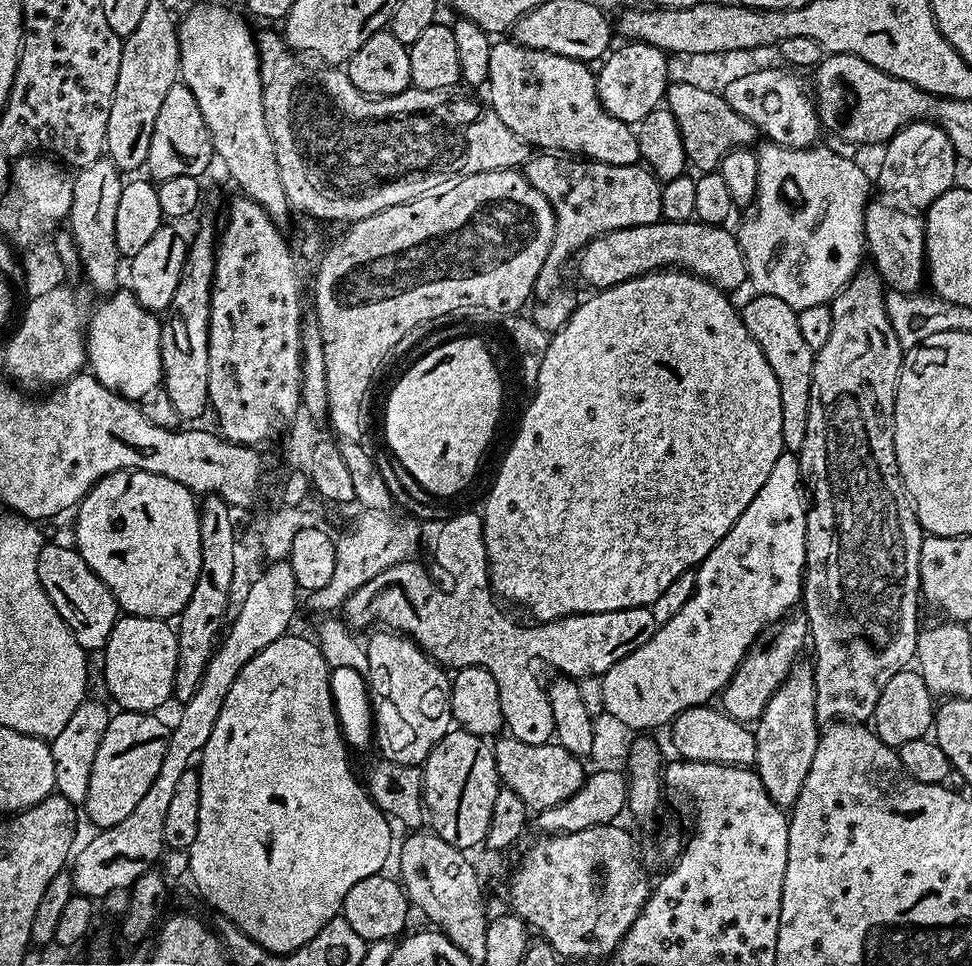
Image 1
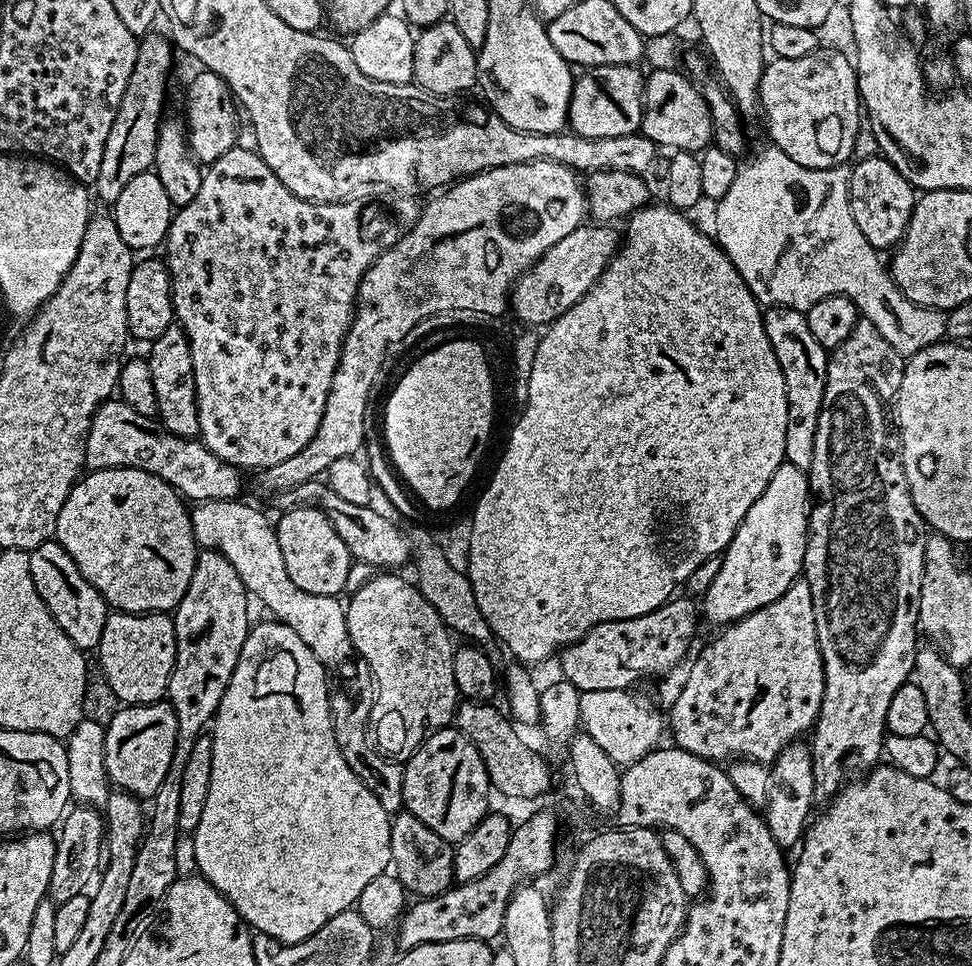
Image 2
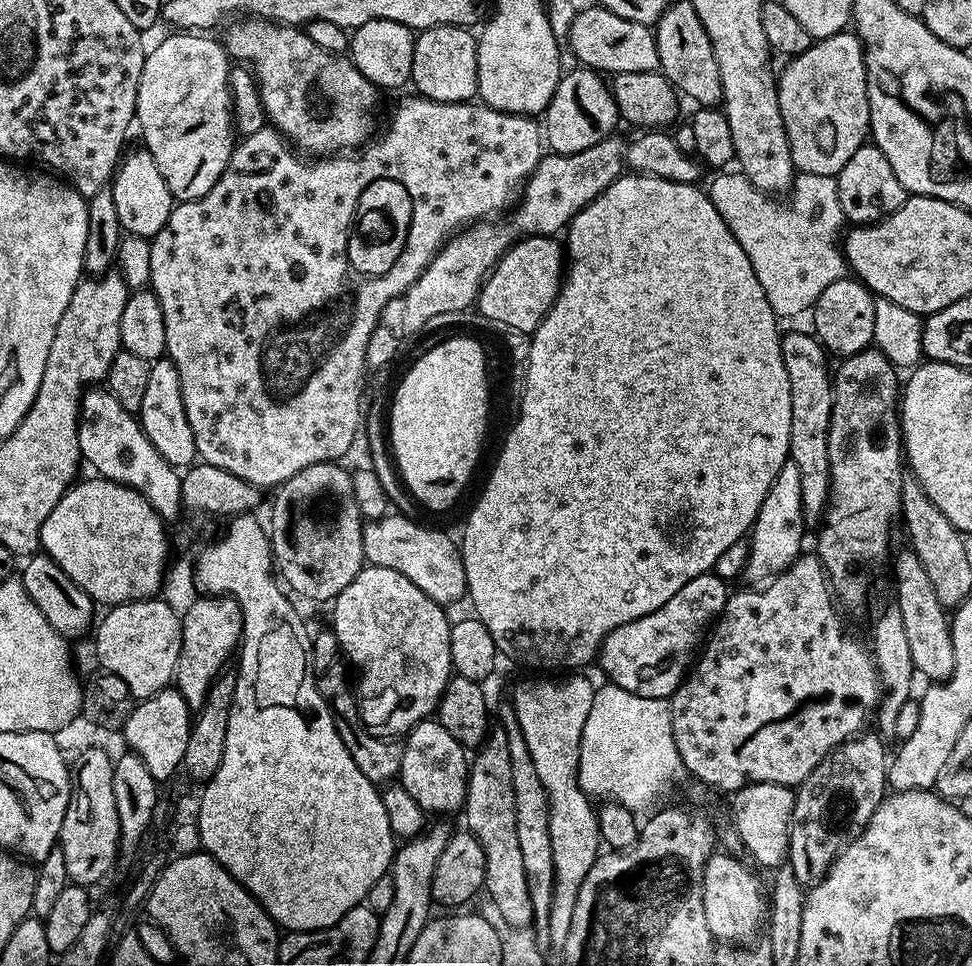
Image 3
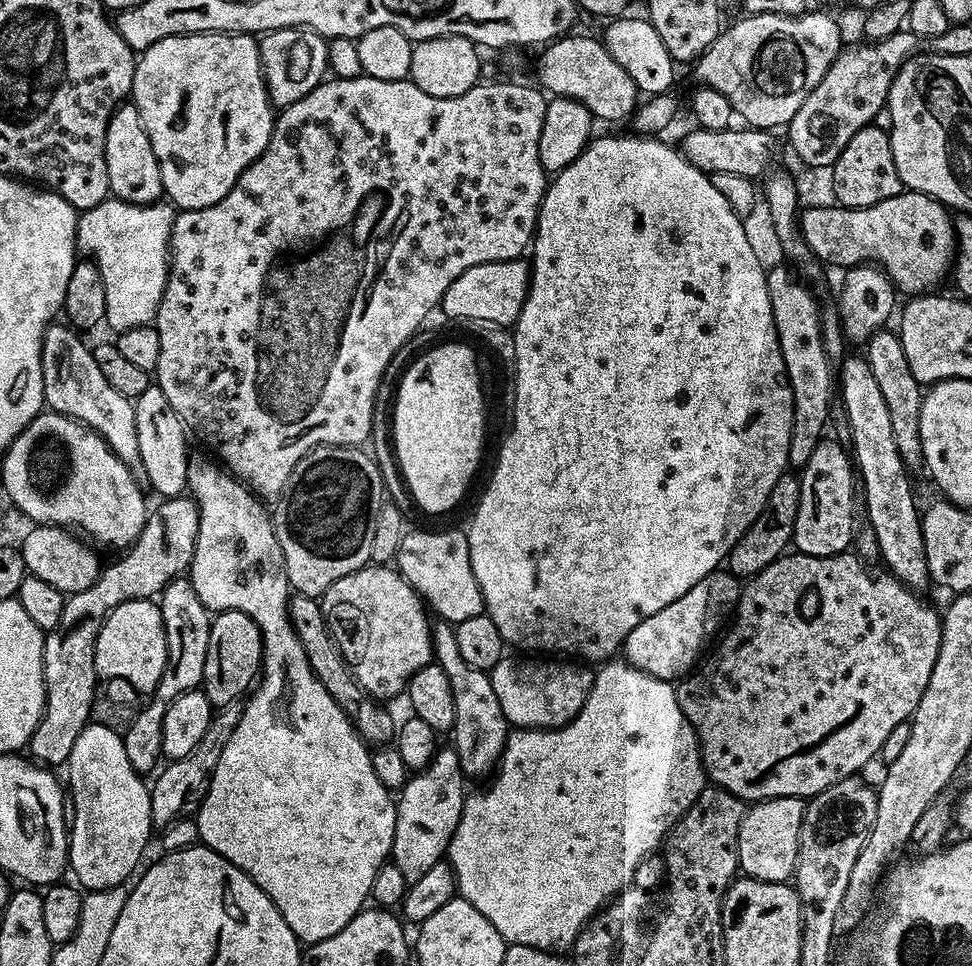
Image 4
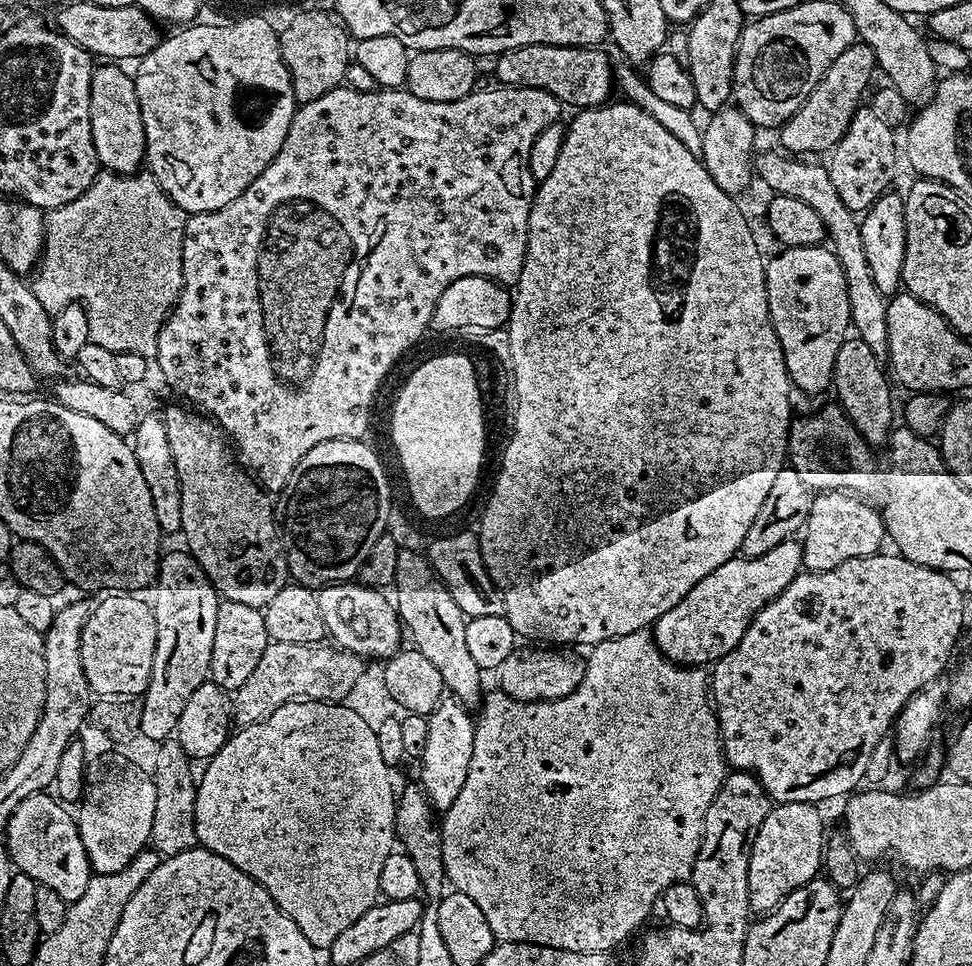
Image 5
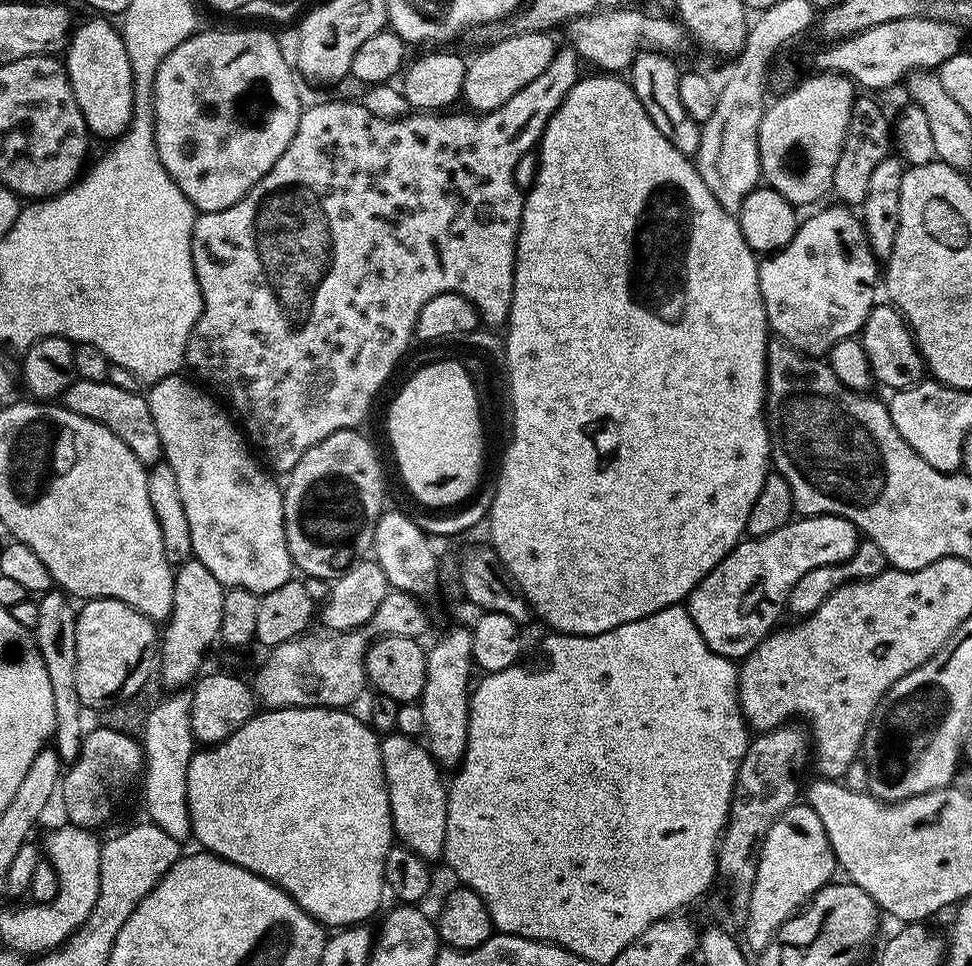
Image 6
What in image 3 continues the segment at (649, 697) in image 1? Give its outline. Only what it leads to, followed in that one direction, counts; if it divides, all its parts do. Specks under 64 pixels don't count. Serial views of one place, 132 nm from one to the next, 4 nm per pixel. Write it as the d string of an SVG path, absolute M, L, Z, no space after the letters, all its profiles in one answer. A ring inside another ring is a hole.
M789 459L782 470L778 470L778 478L774 478L750 529L750 547L742 573L743 579L748 579L748 582L764 582L789 568L797 556L801 555L800 543L804 540L804 531L802 474L798 474L798 466L794 466L794 462Z

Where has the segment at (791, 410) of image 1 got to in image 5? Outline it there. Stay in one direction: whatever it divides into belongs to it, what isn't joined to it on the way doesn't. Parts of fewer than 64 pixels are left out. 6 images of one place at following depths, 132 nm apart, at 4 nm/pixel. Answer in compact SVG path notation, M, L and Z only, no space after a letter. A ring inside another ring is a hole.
M843 490L813 495L810 514L802 529L803 571L834 570L834 566L842 566L850 558L877 555L883 544L886 544L884 520L867 500Z

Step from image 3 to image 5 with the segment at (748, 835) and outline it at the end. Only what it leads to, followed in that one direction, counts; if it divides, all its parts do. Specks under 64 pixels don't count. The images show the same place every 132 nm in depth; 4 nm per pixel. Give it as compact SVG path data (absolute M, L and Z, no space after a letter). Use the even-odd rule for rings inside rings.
M802 802L776 804L766 822L758 826L748 850L748 906L753 913L771 912L794 890L817 879L826 847L820 810L817 805Z

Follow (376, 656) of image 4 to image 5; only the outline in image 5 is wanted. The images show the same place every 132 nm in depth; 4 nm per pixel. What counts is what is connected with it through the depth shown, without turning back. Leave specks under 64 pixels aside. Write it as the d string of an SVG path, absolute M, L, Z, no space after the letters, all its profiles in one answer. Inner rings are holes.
M341 582L329 584L319 589L318 595L325 625L332 626L336 620L335 643L343 648L345 652L353 652L355 656L369 658L368 656L381 656L387 658L401 651L400 632L402 636L402 625L400 615L396 612L396 605L391 599L384 597L385 593L379 588L371 587L363 582Z

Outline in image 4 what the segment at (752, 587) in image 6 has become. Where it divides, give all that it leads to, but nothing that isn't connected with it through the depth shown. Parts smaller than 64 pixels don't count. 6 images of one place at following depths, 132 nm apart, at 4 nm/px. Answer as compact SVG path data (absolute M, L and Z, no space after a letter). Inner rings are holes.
M727 570L706 574L706 578L690 586L690 590L682 594L682 598L658 610L658 614L650 614L650 618L638 622L638 626L630 630L630 634L624 639L623 659L659 680L679 681L701 663L700 648L706 647L708 643L711 645L721 629L729 623L736 611L736 604L740 601L741 591L741 581Z

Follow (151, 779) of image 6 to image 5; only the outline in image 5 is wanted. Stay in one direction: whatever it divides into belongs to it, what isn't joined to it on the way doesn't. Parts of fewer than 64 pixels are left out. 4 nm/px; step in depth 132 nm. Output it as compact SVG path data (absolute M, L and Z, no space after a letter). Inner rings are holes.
M169 738L159 745L156 752L156 770L154 779L157 786L157 802L154 809L154 822L151 837L151 847L159 852L161 857L182 854L186 850L197 847L196 819L194 806L196 805L197 777L192 776L193 761L177 744L175 739Z

